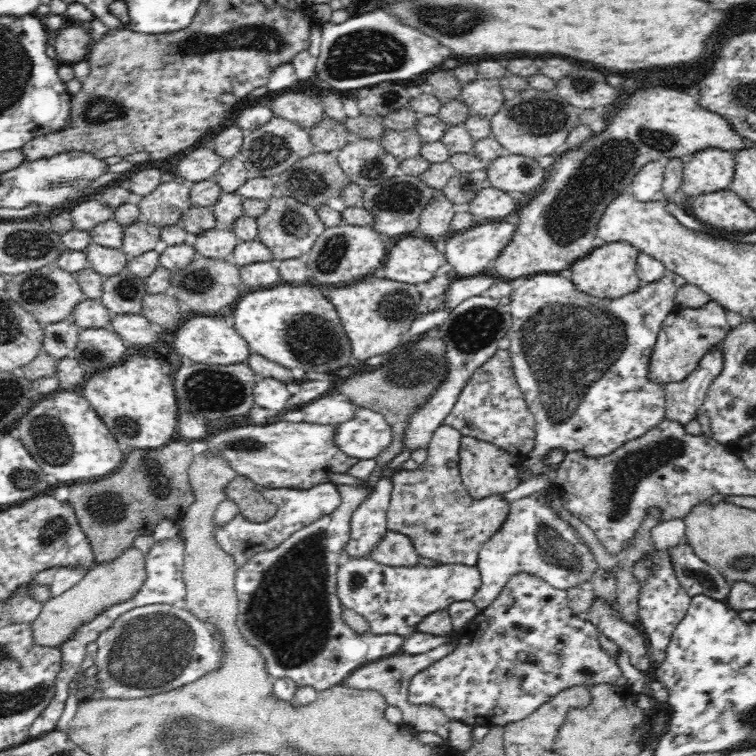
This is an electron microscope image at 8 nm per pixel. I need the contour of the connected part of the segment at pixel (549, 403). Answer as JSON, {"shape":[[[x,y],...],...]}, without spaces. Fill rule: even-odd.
{"shape":[[[546,273],[532,275],[532,278],[524,280],[522,286],[512,289],[509,294],[509,310],[511,311],[511,327],[507,332],[510,339],[508,350],[511,354],[513,371],[517,378],[517,383],[522,389],[523,396],[526,399],[528,410],[535,418],[535,446],[528,456],[520,461],[520,470],[525,472],[525,478],[520,482],[526,482],[535,476],[554,474],[554,467],[546,465],[546,456],[552,450],[564,450],[565,454],[582,452],[585,456],[600,458],[612,454],[622,444],[633,439],[639,439],[648,430],[653,429],[665,417],[665,385],[658,384],[649,379],[649,362],[658,338],[658,333],[664,324],[664,320],[676,307],[675,298],[678,287],[674,283],[672,274],[666,274],[656,282],[645,283],[632,294],[626,294],[621,298],[598,298],[584,294],[576,288],[576,285],[569,278],[560,277],[556,273]]]}

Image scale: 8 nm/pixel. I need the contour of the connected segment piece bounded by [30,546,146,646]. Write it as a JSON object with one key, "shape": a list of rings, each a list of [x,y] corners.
{"shape":[[[136,547],[127,548],[114,560],[98,563],[87,572],[80,583],[60,596],[48,600],[42,605],[36,620],[30,622],[34,642],[38,646],[59,646],[72,636],[77,626],[92,620],[113,604],[128,601],[144,586],[144,580],[146,580],[144,557],[145,554]]]}

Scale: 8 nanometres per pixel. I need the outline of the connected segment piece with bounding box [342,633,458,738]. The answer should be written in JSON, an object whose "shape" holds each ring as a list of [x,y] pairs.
{"shape":[[[454,633],[448,642],[444,642],[442,646],[425,652],[424,654],[408,654],[398,652],[378,659],[377,661],[358,667],[348,678],[342,682],[348,688],[356,688],[360,690],[372,689],[382,694],[387,702],[385,710],[385,718],[391,724],[406,724],[415,732],[433,732],[442,738],[449,738],[451,731],[451,720],[448,719],[439,708],[431,704],[412,704],[408,700],[409,684],[415,674],[421,672],[423,668],[434,664],[438,659],[444,658],[453,651],[457,645],[458,633]]]}

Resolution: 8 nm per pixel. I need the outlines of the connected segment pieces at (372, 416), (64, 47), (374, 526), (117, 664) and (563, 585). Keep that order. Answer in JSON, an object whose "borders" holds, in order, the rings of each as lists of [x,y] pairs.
{"borders":[[[[359,407],[355,415],[336,426],[336,447],[354,459],[374,459],[392,443],[390,425],[372,410]]],[[[70,25],[55,34],[56,36],[53,34],[54,40],[51,41],[51,44],[55,48],[58,62],[72,65],[87,58],[92,40],[86,30]]],[[[386,473],[384,477],[380,478],[374,490],[369,493],[351,517],[351,540],[345,546],[346,557],[368,558],[374,546],[384,538],[384,532],[387,530],[387,511],[392,502],[394,474],[396,473]]],[[[157,604],[138,607],[121,614],[109,629],[103,630],[95,640],[98,650],[93,663],[97,668],[94,683],[97,695],[128,700],[189,685],[221,665],[221,649],[207,623],[196,619],[187,608],[180,605]]],[[[550,486],[543,492],[535,492],[521,500],[510,503],[510,513],[498,532],[492,535],[480,549],[476,567],[481,575],[480,588],[471,598],[478,612],[494,602],[502,588],[519,573],[532,574],[542,578],[548,585],[562,590],[588,585],[588,581],[599,570],[592,549],[580,537],[574,523],[560,519],[550,503]]]]}

